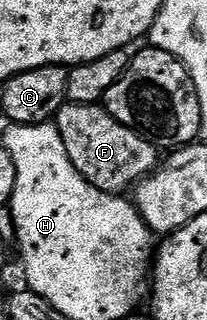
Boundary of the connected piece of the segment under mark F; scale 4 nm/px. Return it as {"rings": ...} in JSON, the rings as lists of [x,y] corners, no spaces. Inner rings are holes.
{"rings":[[[65,103],[57,111],[54,124],[62,135],[62,143],[66,143],[66,155],[70,155],[70,163],[74,163],[76,170],[103,193],[127,194],[158,164],[157,146],[130,127],[118,123],[118,119],[111,117],[107,109],[99,104]]]}

